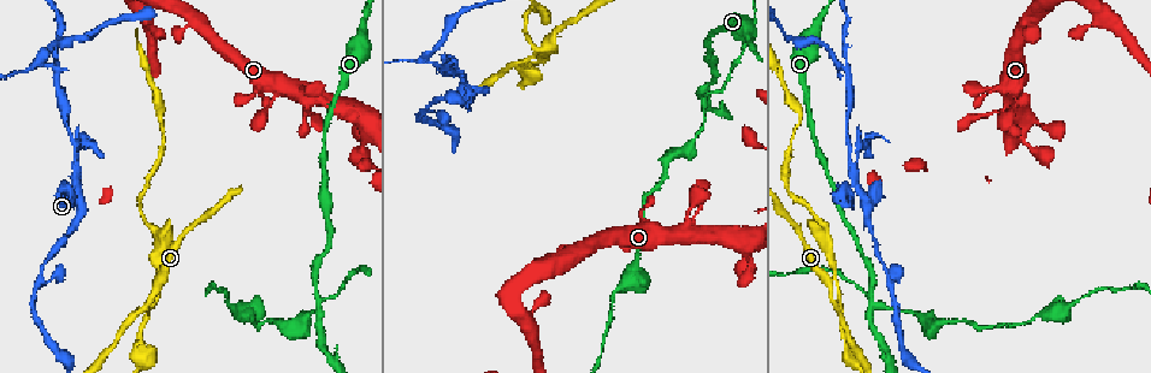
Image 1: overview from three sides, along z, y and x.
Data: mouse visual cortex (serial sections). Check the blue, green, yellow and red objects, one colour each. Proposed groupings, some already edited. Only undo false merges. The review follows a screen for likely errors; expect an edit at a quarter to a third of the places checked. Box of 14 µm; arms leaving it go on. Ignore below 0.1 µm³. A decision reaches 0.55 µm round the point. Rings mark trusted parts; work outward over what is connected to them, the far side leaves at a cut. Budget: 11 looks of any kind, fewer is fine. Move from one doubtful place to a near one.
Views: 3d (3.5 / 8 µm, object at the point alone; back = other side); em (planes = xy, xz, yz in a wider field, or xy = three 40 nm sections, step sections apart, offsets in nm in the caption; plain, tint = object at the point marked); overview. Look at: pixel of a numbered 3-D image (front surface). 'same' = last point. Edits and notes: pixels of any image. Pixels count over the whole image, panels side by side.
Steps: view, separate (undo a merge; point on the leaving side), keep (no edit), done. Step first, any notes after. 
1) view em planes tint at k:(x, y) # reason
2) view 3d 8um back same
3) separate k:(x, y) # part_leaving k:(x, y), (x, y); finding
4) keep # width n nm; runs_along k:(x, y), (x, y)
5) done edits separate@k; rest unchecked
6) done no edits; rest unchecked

view 3d 3.5um at 1:(158, 280) # looks like a crossing

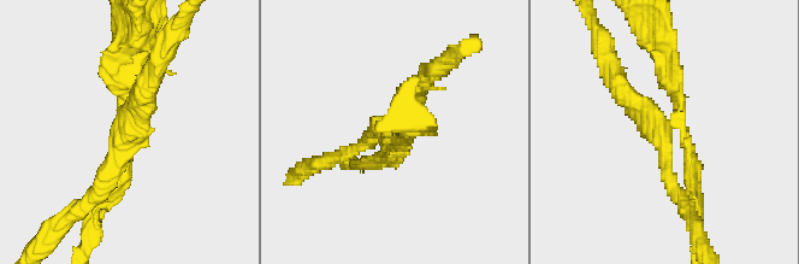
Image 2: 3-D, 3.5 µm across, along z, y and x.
view em xy step 2 tint at 2:(669, 127)

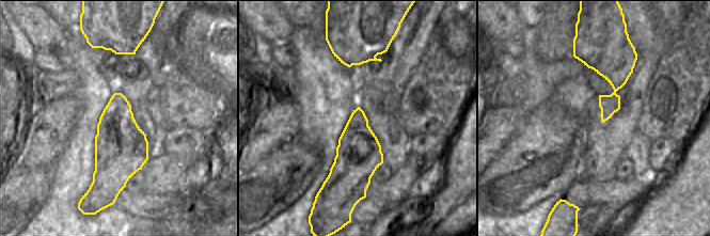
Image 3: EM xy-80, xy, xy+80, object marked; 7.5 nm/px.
separate 2:(673, 80) # arms 4; part_leaving 2:(675, 119), (681, 101), (654, 28); a second cell is stuck on

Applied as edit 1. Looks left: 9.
view em xy step 5 tint at 1:(38, 280) # thin neck

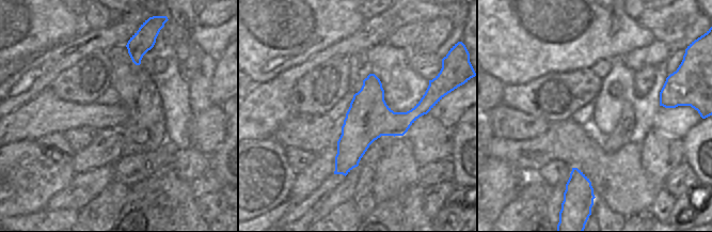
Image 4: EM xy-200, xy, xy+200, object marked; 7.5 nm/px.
view 3d 3.5um same # see where the arms go

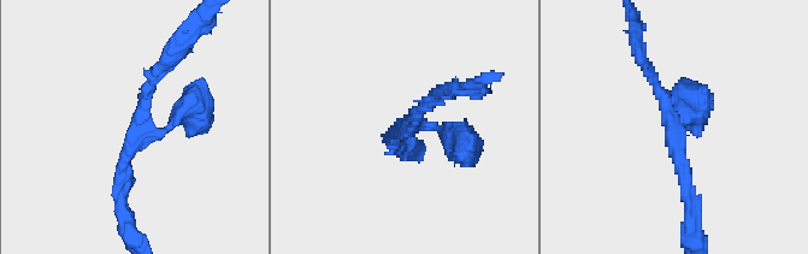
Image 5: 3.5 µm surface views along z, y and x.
keep # width 340 nm; runs_along 4:(428, 104), (379, 123), (337, 171); continuous, no second cell

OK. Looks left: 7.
view 3d 3.5um at 1:(851, 166) # two arms at a narrow angle

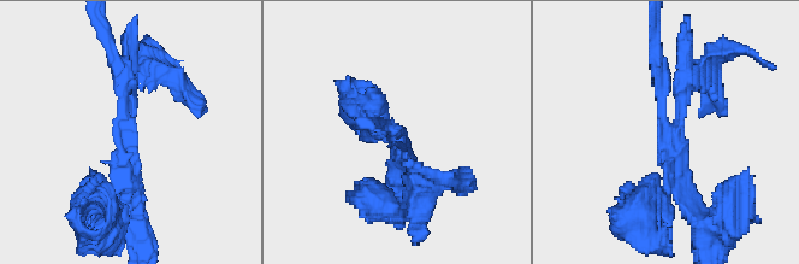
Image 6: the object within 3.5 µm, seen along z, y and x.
view em xy step 5 tint at 6:(673, 132) # arms 3; arm_widths 150, 150, 200 nm

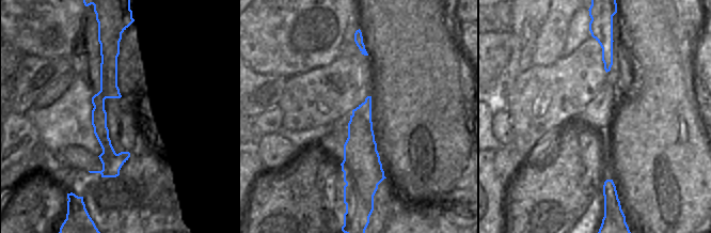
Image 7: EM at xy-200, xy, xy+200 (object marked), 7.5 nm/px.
separate 6:(681, 82) # width 260 nm; part_leaving 6:(676, 130), (692, 71), (711, 82); a second cell is stuck on

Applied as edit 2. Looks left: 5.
view overview

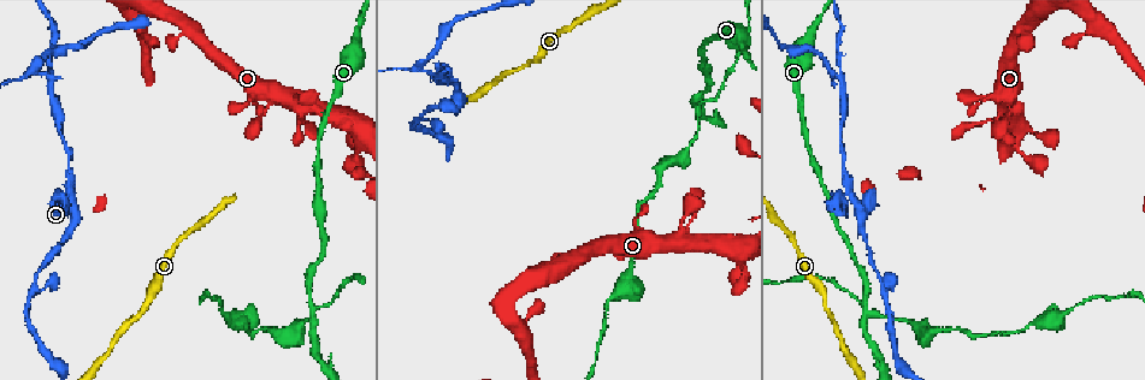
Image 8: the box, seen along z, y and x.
view 3d 3.5um at 8:(838, 76) # three arms meet

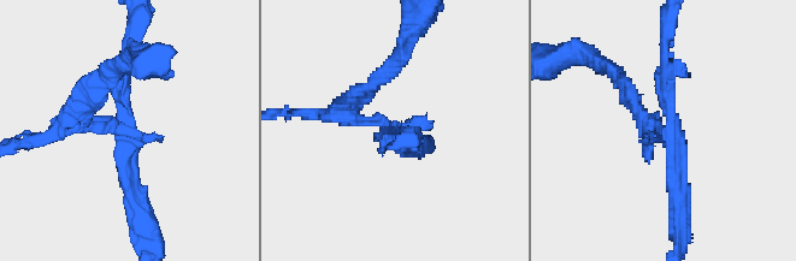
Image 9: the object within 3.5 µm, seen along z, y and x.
view em xy step 2 tint at 9:(668, 132)

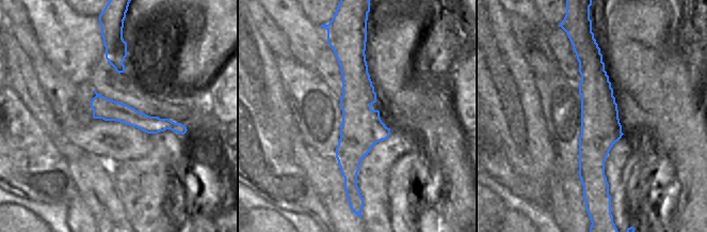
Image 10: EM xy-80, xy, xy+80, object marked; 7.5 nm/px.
separate 9:(346, 118) # width 320 nm; part_leaving 9:(383, 124), (351, 112), (387, 72); two cells meet here

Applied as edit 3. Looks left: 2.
done edits separate@2, separate@6, separate@9; rest unchecked

